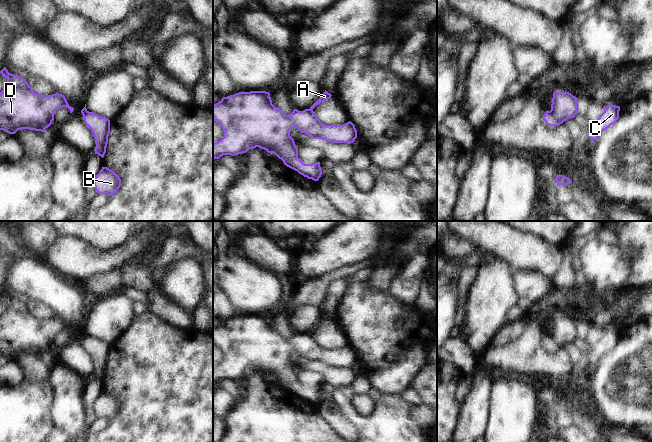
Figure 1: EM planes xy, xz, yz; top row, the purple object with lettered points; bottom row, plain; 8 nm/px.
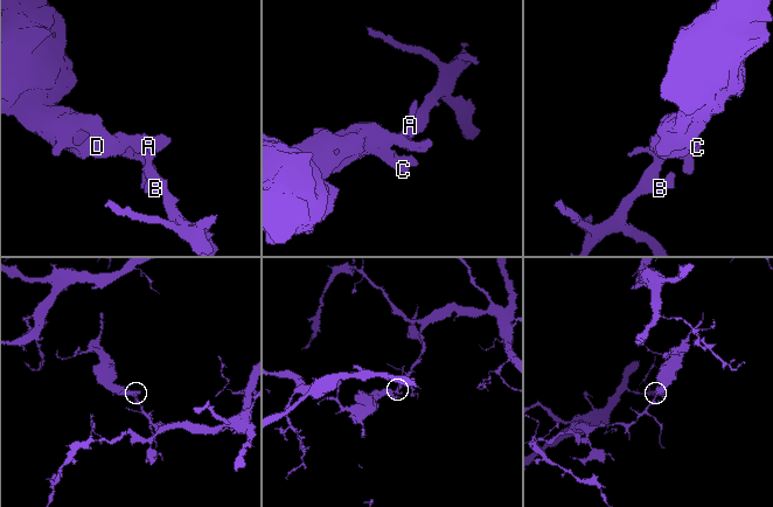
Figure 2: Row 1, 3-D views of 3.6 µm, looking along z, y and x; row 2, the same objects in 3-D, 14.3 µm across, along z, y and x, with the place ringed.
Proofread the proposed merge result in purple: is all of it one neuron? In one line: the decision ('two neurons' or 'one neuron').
two neurons

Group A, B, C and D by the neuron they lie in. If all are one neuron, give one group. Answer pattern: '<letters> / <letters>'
A B / C D

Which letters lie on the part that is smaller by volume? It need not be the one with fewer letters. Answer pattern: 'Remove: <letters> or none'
Remove: C, D

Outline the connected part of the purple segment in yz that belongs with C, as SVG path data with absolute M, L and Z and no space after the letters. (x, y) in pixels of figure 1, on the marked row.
M611 104L606 106L604 112L593 122L589 129L589 138L591 141L597 140L603 131L616 123L619 118L619 111L620 106Z

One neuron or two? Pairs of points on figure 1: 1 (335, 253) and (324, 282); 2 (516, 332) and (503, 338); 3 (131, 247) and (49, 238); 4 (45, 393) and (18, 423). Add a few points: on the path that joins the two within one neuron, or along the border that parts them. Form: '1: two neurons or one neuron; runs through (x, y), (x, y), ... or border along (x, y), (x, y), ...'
1: two neurons; border along (349, 266), (308, 280)
2: one neuron; runs through (513, 332), (506, 336)
3: two neurons; border along (61, 236), (44, 258)
4: one neuron; runs through (38, 400), (22, 416)

